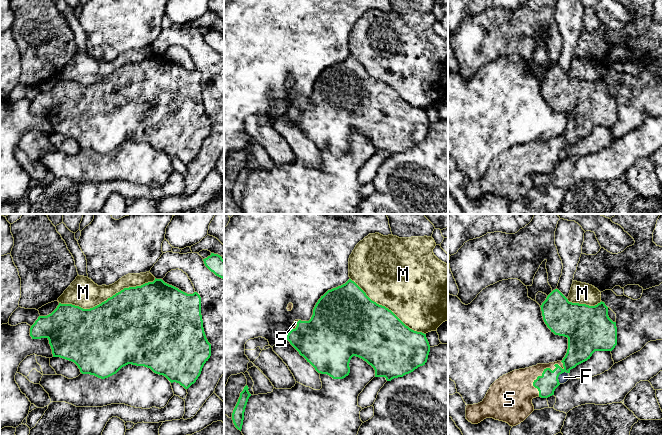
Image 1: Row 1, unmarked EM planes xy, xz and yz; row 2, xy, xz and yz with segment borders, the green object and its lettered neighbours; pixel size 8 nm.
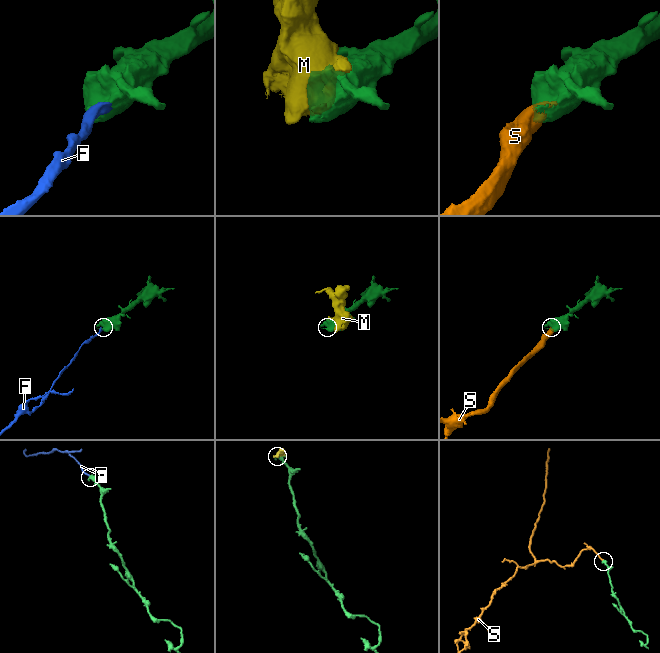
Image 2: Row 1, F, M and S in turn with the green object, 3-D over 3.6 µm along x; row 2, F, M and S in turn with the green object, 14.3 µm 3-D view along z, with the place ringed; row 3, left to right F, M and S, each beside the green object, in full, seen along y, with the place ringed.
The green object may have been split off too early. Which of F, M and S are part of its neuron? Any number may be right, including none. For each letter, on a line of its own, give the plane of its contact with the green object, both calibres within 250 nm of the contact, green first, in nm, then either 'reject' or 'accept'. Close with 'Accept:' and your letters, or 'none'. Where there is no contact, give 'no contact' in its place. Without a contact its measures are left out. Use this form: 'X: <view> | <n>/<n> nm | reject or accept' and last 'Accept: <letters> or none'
F: yz | 190/80 nm | reject
M: xy | 500/240 nm | reject
S: yz | 160/260 nm | accept
Accept: S

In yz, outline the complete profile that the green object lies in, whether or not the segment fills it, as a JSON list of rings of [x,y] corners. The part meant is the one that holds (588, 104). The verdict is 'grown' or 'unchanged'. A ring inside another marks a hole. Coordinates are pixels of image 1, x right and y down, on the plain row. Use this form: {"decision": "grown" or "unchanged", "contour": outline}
{"decision": "grown", "contour": [[[553,66],[542,79],[541,87],[545,100],[555,111],[568,114],[568,125],[562,137],[549,140],[537,140],[525,145],[514,146],[496,156],[488,166],[482,178],[466,182],[466,195],[478,200],[486,194],[516,202],[523,198],[533,187],[532,175],[548,174],[554,171],[560,161],[560,150],[590,135],[595,127],[612,127],[617,121],[617,103],[608,92],[608,83],[604,78],[595,82],[572,79],[558,66]]]}

